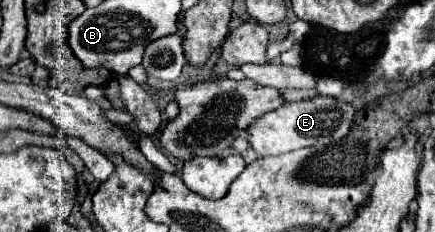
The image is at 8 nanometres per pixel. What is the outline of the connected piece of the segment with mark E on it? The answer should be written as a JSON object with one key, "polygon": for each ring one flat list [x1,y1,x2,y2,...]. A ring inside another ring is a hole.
{"polygon":[[316,96,284,104,282,108,256,118,256,122,252,122,252,126,248,126,246,132,248,132,248,144,258,156,266,154,278,156,292,150,300,150,304,146,320,148,330,142,338,142,348,134,352,122,354,122,354,108,350,104,342,102,336,96]]}

